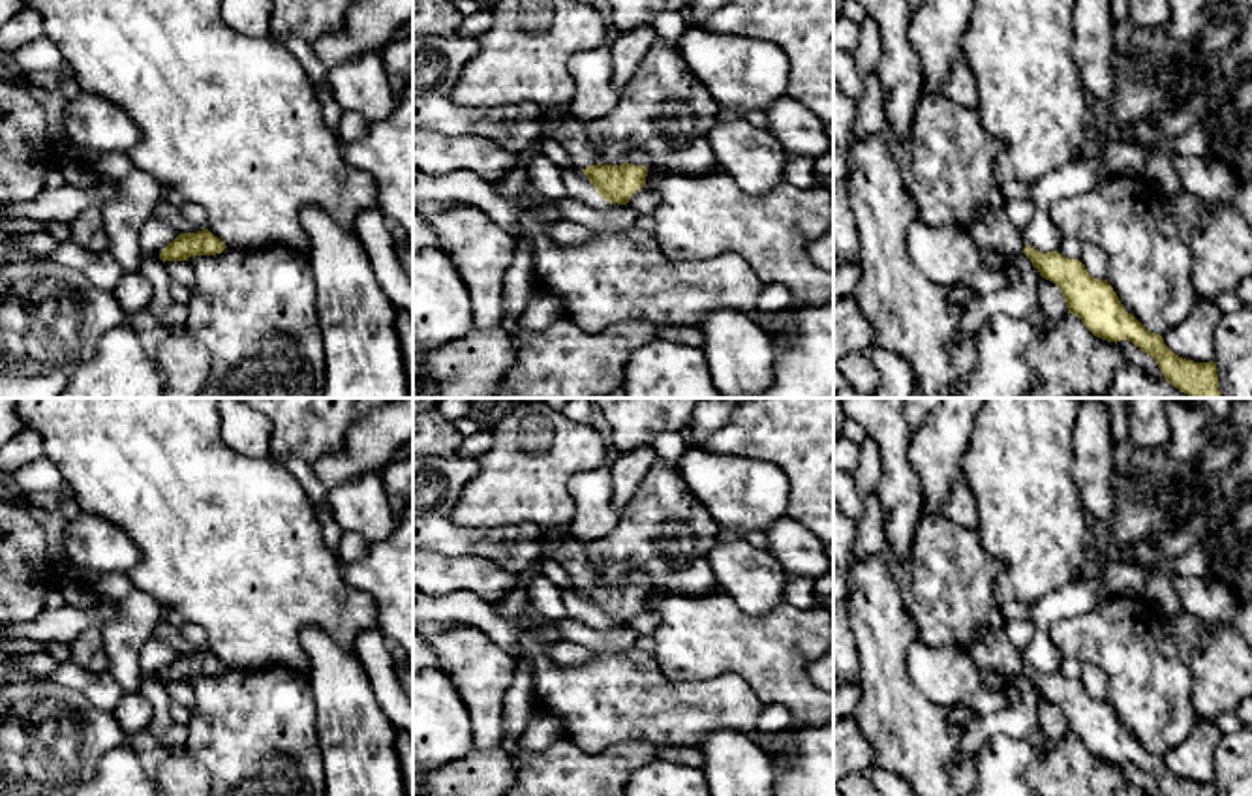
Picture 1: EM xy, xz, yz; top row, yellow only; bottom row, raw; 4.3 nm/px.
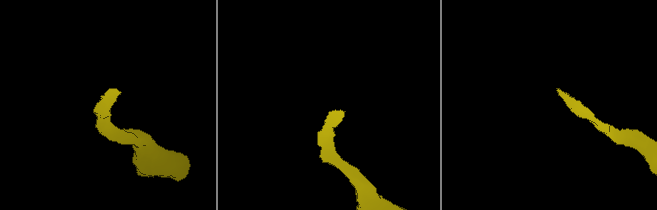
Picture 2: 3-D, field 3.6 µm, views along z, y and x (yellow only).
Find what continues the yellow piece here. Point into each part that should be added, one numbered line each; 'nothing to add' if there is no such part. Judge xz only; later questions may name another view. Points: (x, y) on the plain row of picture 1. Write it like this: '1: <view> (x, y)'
1: xz (637, 577)

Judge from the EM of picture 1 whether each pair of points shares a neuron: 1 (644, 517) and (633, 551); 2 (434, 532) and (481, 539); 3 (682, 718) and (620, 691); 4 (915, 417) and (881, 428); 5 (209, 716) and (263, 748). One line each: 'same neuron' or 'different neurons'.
1: same neuron
2: same neuron
3: same neuron
4: different neurons
5: same neuron

